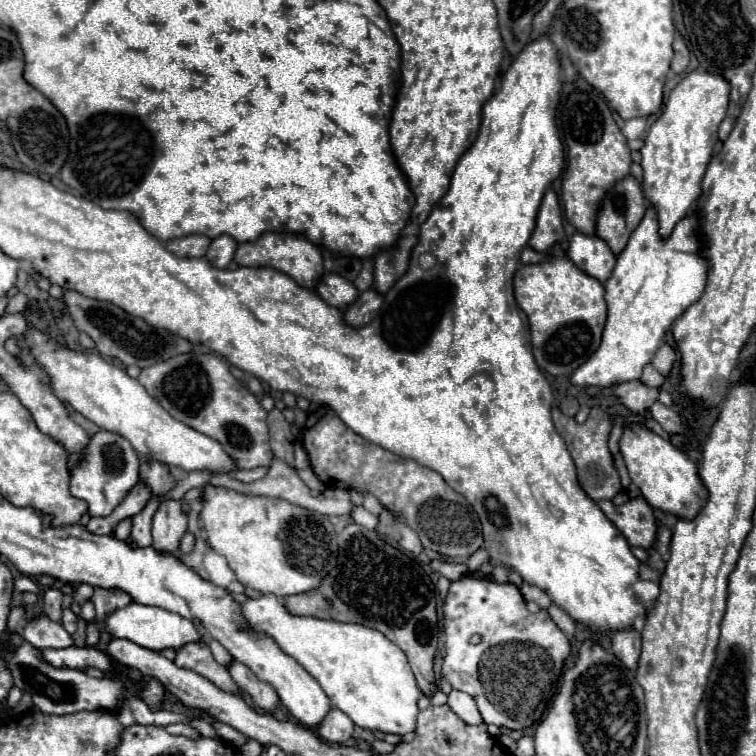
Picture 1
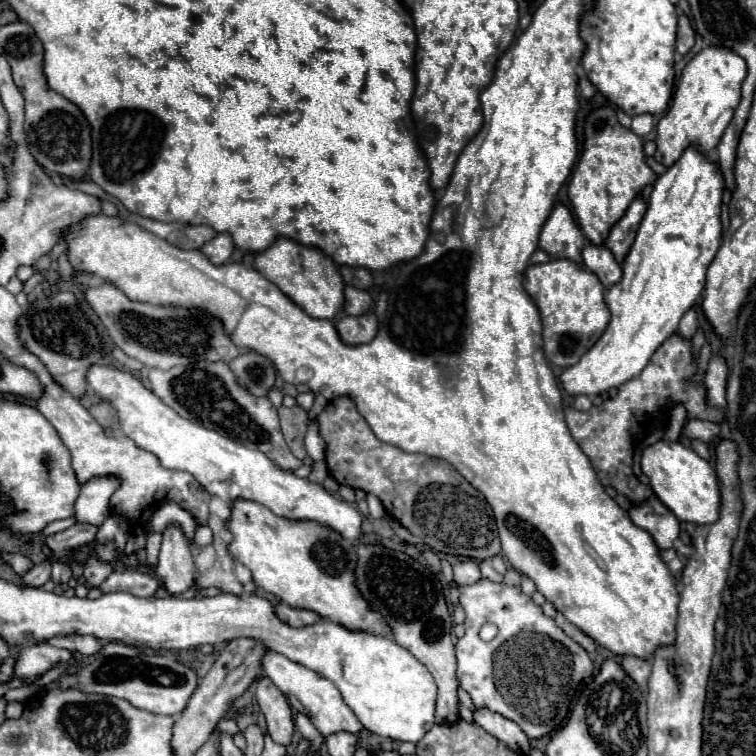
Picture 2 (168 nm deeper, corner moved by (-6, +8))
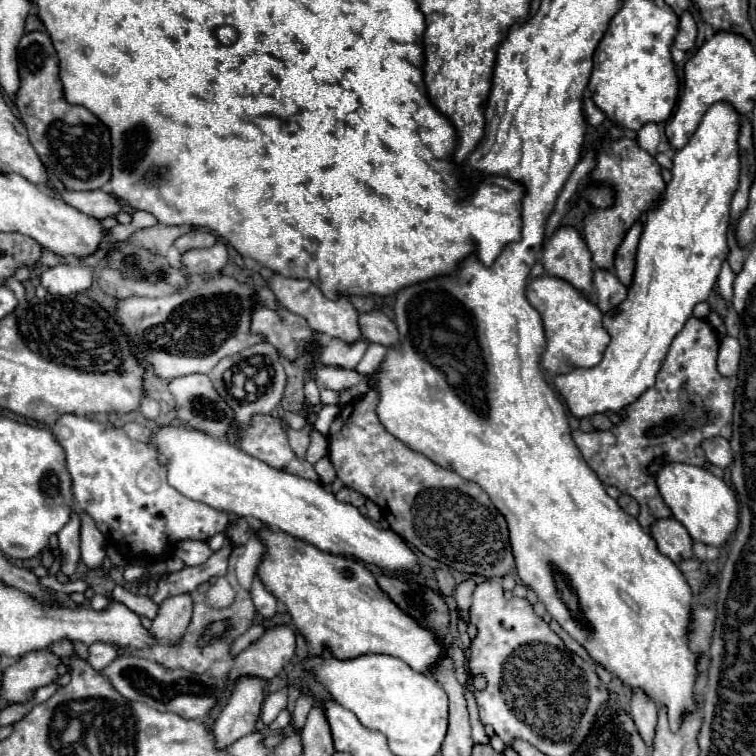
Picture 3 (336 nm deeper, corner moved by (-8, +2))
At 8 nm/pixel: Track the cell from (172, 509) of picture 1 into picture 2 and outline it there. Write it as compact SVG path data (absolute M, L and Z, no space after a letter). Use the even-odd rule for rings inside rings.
M179 525L165 527L155 573L169 593L181 593L195 583L191 543Z

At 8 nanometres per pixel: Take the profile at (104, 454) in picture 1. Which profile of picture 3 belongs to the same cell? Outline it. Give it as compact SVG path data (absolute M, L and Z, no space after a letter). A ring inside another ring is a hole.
M79 513L81 517L81 561L89 569L101 569L105 559L105 535L85 517L85 513Z

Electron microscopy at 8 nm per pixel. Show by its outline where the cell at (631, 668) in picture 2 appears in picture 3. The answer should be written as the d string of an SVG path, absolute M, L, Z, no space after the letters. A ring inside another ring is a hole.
M633 689L631 717L635 721L637 733L641 735L645 745L651 749L653 737L655 737L655 725L657 725L657 705L653 705L653 701L645 697L645 693L637 693L637 689Z

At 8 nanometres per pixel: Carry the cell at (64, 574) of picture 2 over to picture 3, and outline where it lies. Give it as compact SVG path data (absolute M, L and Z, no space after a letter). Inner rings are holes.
M71 513L71 519L69 523L57 533L59 537L59 549L61 549L61 555L63 555L63 561L61 561L61 571L65 575L71 575L79 563L79 535L81 535L81 519L77 513Z

